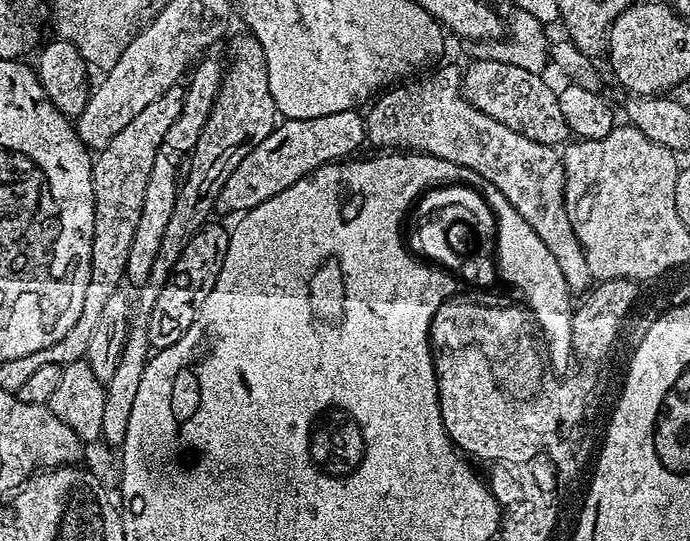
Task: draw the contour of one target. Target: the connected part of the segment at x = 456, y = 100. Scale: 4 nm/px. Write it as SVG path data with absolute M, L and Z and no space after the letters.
M439 68L432 70L437 72L424 74L429 76L422 77L417 84L404 82L389 87L371 101L372 109L366 112L364 121L367 143L373 144L376 150L411 150L423 152L426 156L446 158L446 162L454 162L457 169L498 186L510 206L514 206L514 210L518 210L518 214L530 222L530 230L534 230L534 234L546 242L546 250L554 254L554 262L558 262L562 278L566 278L569 289L576 294L583 293L593 283L593 278L586 266L582 246L572 229L570 208L564 199L564 162L561 153L551 144L534 142L510 130L510 126L502 126L502 122L490 118L490 114L482 114L482 110L478 110L464 96L461 69Z

